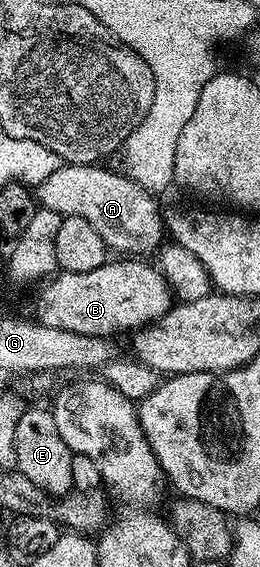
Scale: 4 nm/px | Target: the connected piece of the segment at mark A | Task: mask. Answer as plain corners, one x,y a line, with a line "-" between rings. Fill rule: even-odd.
57,165
54,173
50,173
50,177
43,179
35,188
34,195
43,210
53,211
61,217
77,215
82,217
82,221
90,221
98,237
102,237
105,248
112,250
113,247
120,251
116,253
155,252
166,235
166,219
162,211
160,215
157,196
130,181
119,170
107,171
104,165

